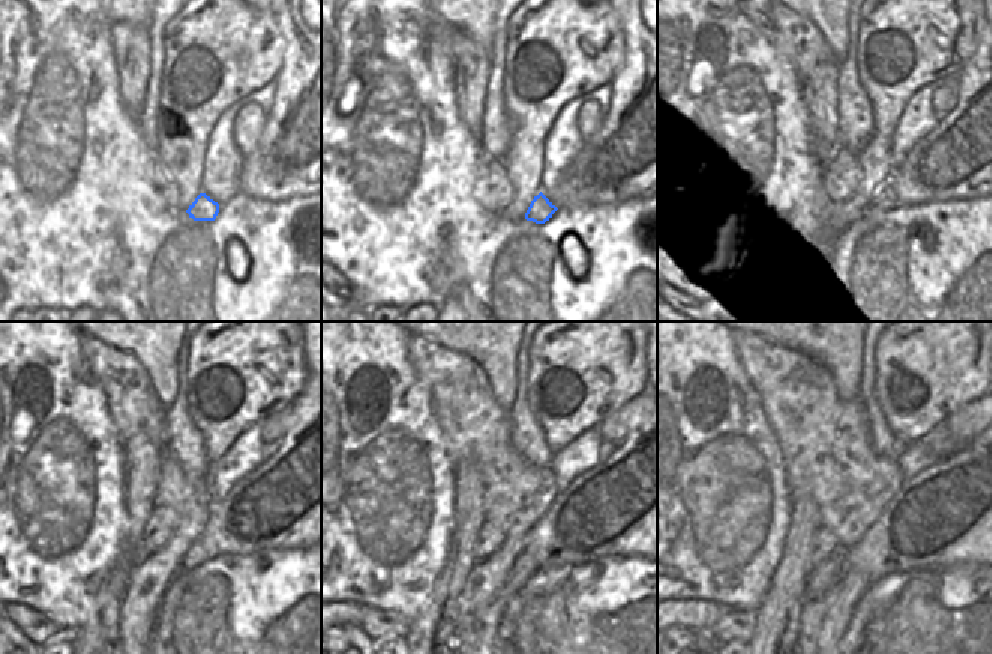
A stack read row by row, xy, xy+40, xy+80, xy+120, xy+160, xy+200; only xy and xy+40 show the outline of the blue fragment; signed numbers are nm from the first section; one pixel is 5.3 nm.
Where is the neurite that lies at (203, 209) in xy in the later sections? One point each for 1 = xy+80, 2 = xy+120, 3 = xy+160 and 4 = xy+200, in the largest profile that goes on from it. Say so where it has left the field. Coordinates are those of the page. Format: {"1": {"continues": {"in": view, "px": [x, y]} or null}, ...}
{"1": {"continues": {"in": "xy+80", "px": [874, 213]}}, "2": {"continues": {"in": "xy+120", "px": [198, 554]}}, "3": {"continues": {"in": "xy+160", "px": [482, 626]}}, "4": {"continues": {"in": "xy+200", "px": [823, 621]}}}

